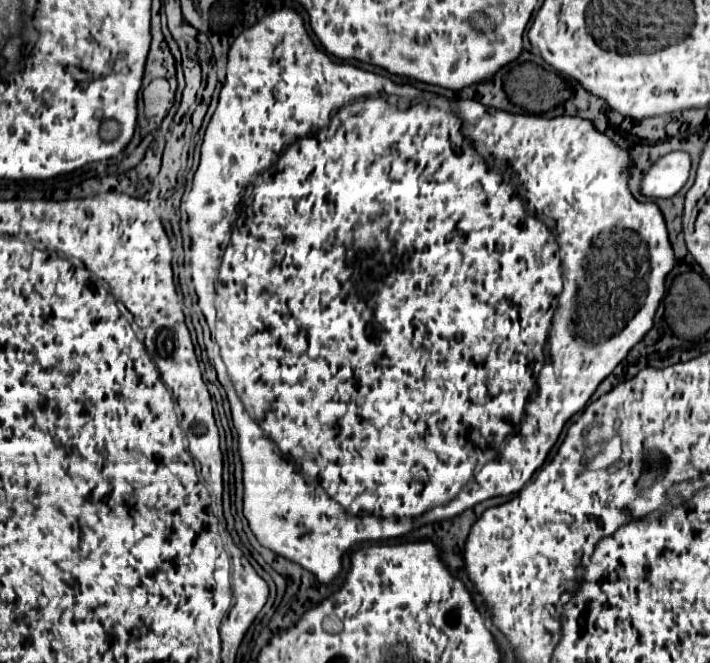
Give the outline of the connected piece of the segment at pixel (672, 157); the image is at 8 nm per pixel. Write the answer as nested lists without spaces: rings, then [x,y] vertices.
[[[672,151],[652,165],[642,181],[642,193],[648,197],[672,197],[690,177],[690,155]]]

